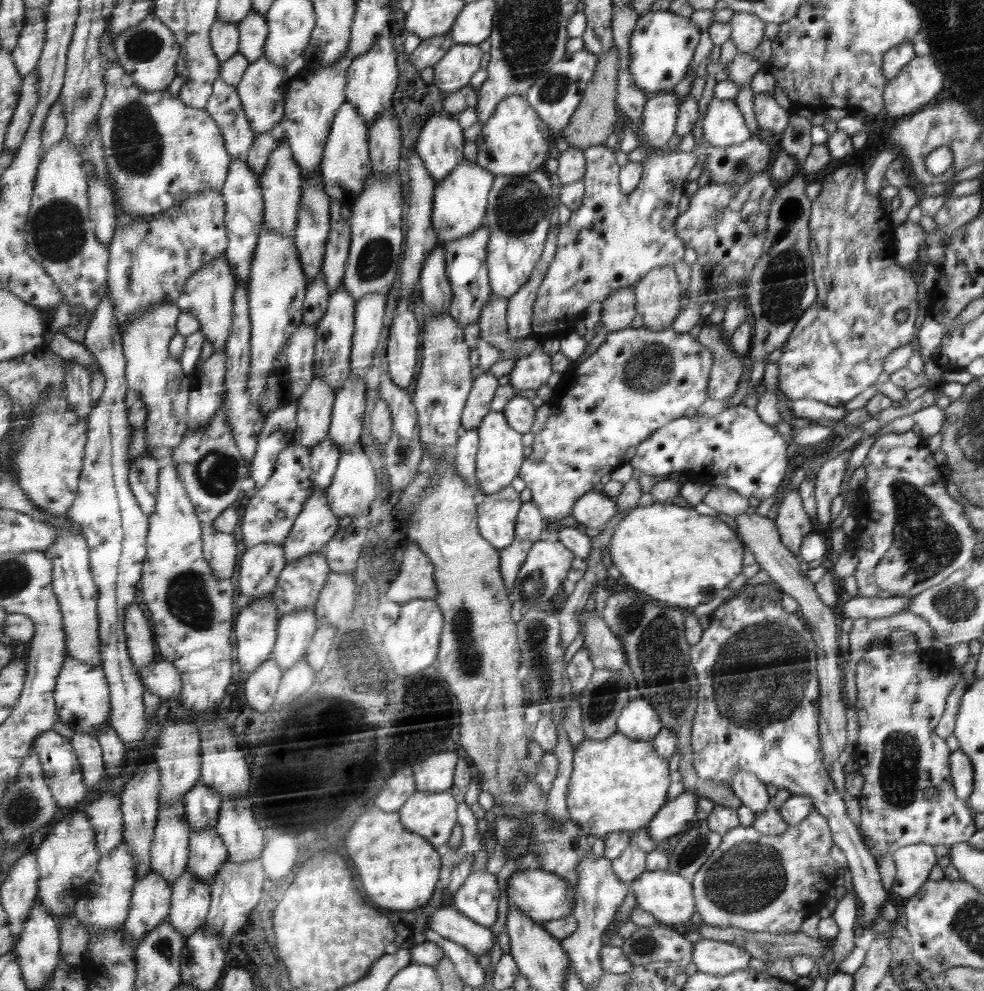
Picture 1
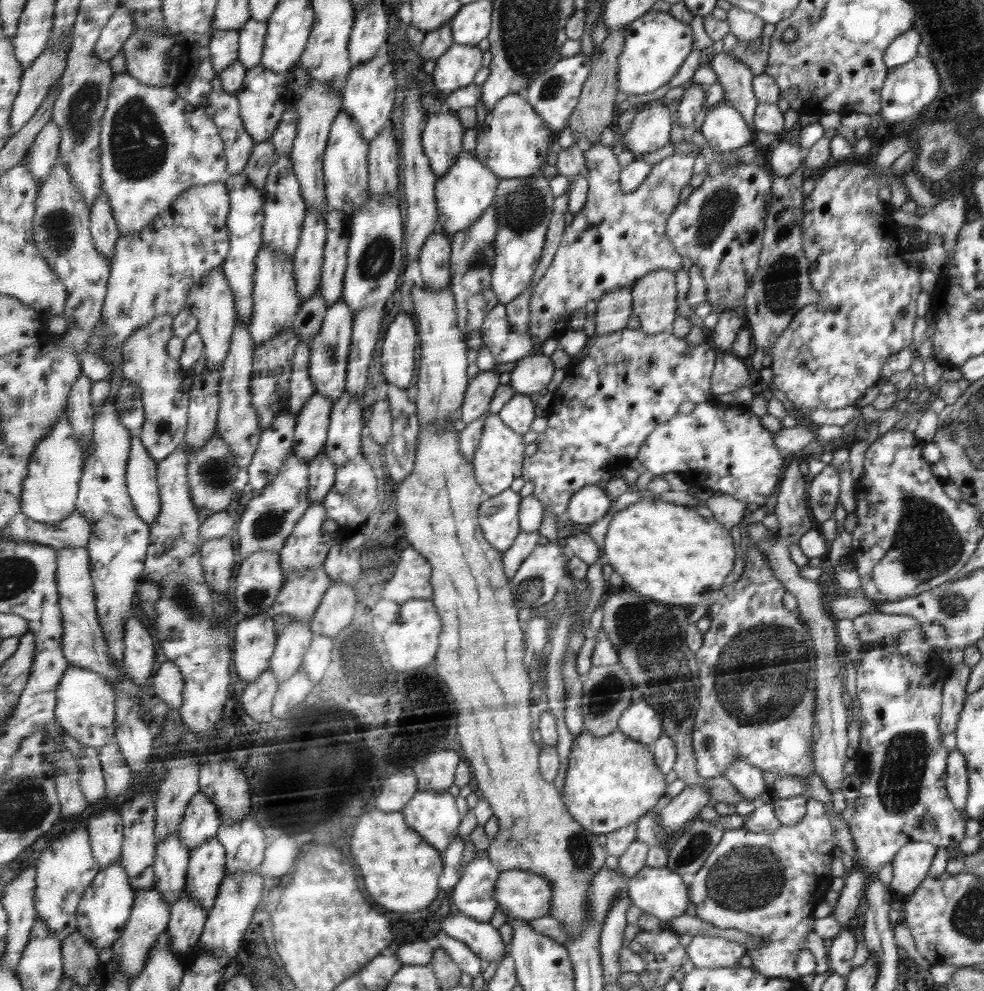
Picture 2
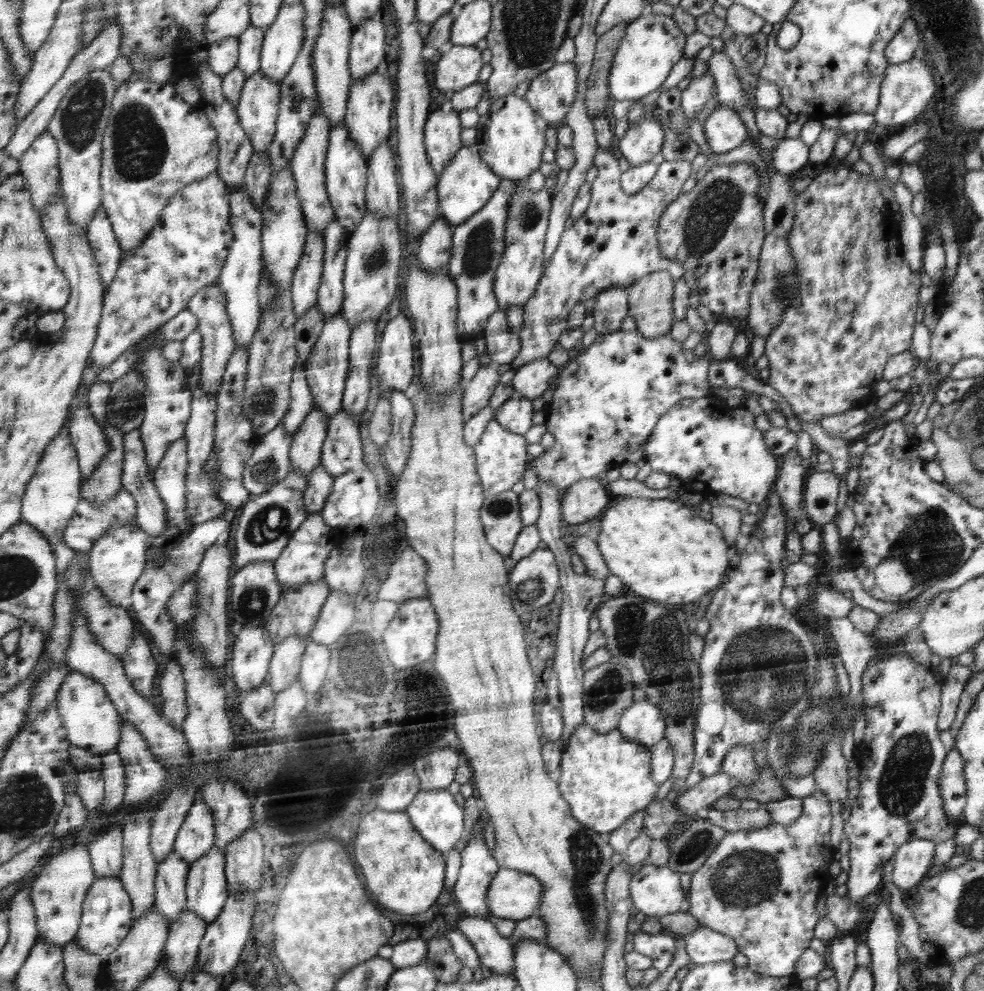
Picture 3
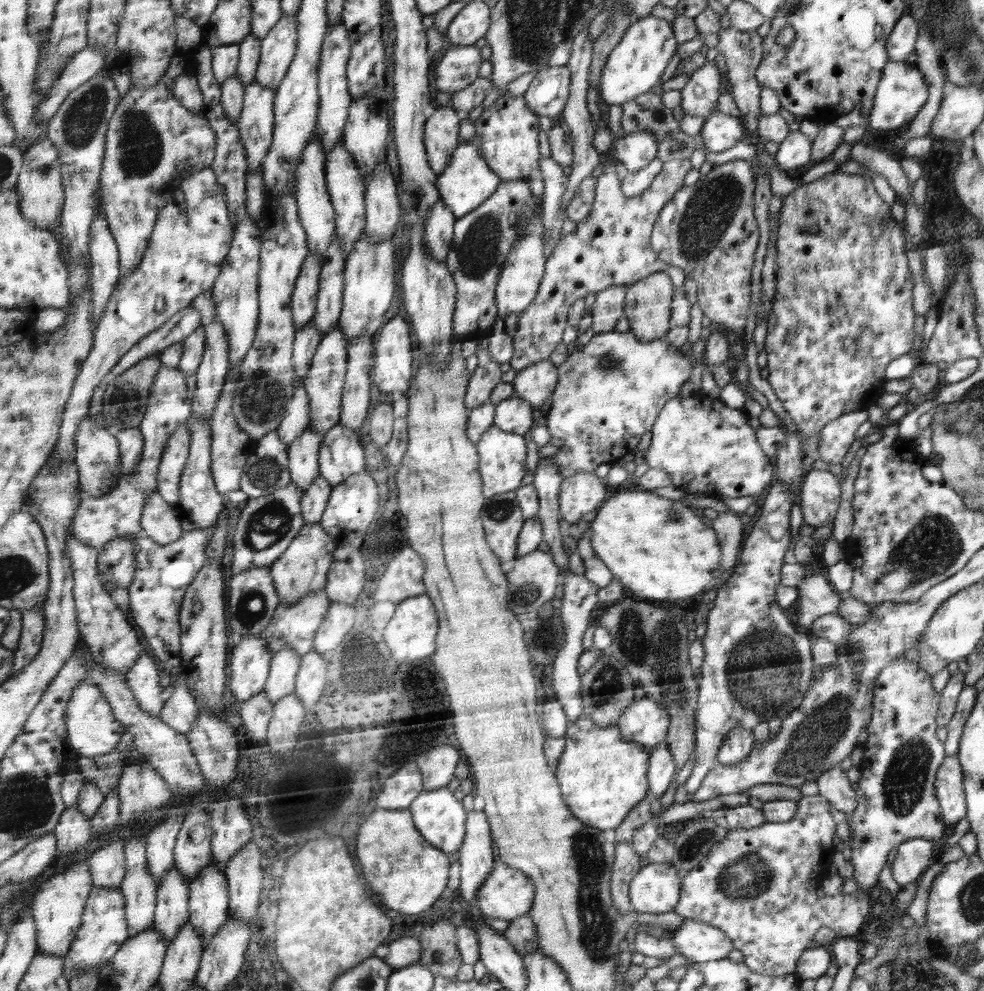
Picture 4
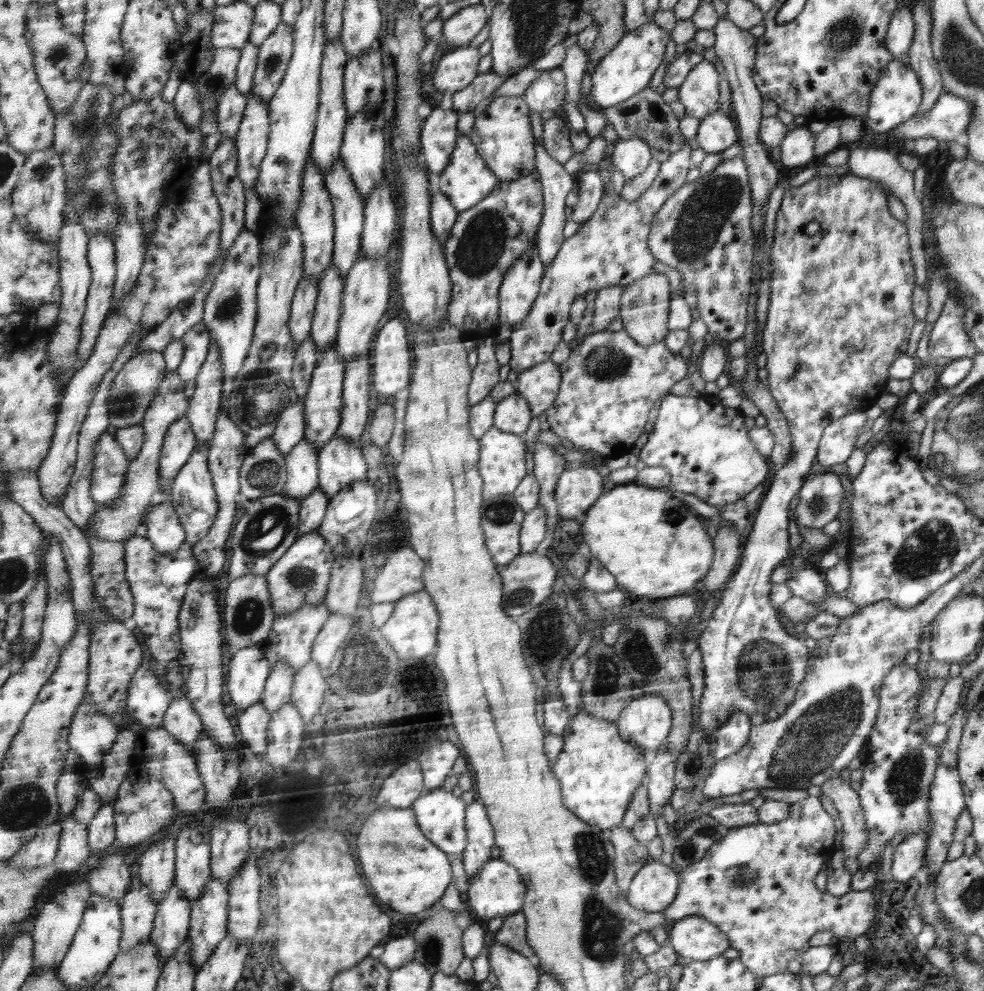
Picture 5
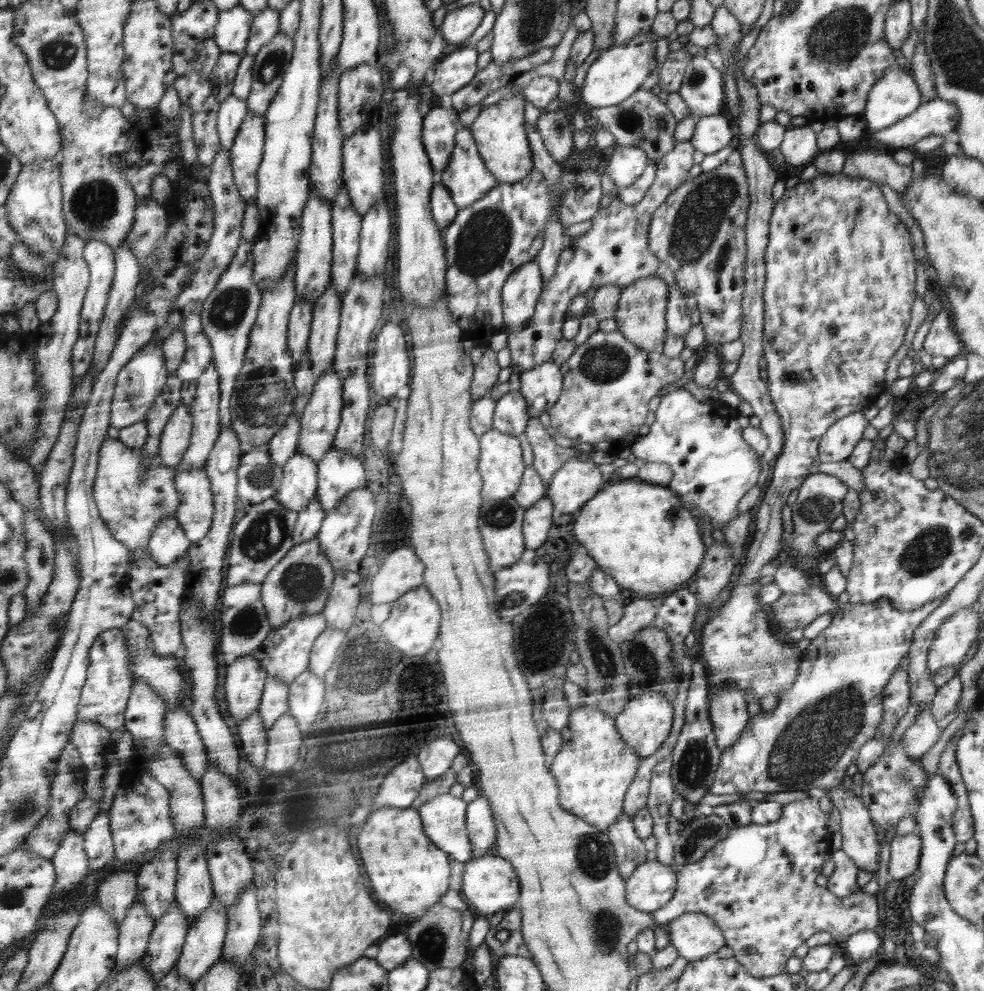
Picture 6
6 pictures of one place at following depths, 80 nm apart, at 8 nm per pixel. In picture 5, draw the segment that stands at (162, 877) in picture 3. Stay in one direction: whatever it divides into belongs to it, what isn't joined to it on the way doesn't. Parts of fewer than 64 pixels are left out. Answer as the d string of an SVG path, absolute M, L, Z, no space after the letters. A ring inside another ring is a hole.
M172 883L171 890L159 903L158 912L155 913L154 932L149 937L157 948L161 967L176 952L177 946L187 940L190 913L190 902L184 899L180 889Z

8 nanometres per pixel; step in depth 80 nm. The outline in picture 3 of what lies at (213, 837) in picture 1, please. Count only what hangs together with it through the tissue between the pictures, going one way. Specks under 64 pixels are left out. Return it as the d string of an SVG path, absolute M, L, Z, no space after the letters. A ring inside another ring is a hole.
M218 846L213 847L199 861L189 865L186 882L185 908L195 912L208 925L214 922L227 902L226 854Z

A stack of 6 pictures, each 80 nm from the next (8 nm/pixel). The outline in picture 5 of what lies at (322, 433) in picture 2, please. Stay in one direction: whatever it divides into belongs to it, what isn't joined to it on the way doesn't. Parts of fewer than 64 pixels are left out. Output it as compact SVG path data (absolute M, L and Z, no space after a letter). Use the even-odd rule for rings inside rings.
M303 438L285 457L287 479L282 493L302 502L314 492L319 484L318 462L318 449Z

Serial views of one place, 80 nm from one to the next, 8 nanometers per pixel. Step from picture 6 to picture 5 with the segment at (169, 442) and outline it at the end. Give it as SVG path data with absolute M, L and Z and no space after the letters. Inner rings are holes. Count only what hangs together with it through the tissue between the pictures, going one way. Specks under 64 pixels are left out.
M187 417L181 418L170 426L159 460L160 485L168 490L169 495L179 470L190 460L196 446L195 433Z

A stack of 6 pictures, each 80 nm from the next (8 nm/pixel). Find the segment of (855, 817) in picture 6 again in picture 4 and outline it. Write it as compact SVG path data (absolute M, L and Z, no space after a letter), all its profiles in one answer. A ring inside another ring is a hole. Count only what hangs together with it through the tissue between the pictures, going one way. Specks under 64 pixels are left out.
M836 766L820 775L816 784L820 790L820 795L828 798L836 810L848 815L848 824L850 824L850 817L856 809L857 798L846 772L843 772L841 767Z

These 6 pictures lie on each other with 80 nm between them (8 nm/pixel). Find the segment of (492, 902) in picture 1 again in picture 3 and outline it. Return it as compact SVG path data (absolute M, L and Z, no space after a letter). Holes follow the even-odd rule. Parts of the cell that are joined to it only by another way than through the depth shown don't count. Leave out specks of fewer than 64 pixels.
M480 821L474 824L467 844L461 852L461 867L458 880L454 886L454 896L456 901L459 902L460 908L468 916L490 918L489 890L500 866L495 859L495 855L490 853L490 849L486 845L483 828Z

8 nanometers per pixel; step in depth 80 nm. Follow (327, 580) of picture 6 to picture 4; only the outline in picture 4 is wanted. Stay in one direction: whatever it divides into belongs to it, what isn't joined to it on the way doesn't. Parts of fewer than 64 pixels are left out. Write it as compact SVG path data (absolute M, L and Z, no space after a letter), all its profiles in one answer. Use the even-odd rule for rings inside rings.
M319 522L305 524L283 557L270 566L272 578L279 595L279 604L293 604L311 592L319 592L327 586L327 577L330 573L332 558L336 546L334 539L322 529Z

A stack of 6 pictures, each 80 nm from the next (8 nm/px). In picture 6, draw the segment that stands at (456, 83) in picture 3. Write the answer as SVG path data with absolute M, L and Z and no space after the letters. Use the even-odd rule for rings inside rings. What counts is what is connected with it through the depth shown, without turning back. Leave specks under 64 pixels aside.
M464 44L450 53L433 71L432 92L438 97L451 95L470 84L478 76L479 53L474 47L464 47Z

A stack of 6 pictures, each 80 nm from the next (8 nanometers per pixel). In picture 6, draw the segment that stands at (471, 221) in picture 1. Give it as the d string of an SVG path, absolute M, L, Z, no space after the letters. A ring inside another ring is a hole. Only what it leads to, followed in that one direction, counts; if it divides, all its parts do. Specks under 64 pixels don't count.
M469 128L459 129L456 142L458 144L451 154L450 164L442 173L441 183L450 191L453 203L460 210L484 198L500 182L486 168Z

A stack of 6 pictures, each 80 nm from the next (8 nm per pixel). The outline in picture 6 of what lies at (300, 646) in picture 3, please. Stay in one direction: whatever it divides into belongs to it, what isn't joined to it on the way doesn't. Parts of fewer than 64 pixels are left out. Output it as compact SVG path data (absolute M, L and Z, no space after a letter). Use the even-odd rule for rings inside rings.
M267 678L267 686L257 709L266 731L270 730L285 712L289 712L287 703L289 686L290 684L281 682L279 678Z

